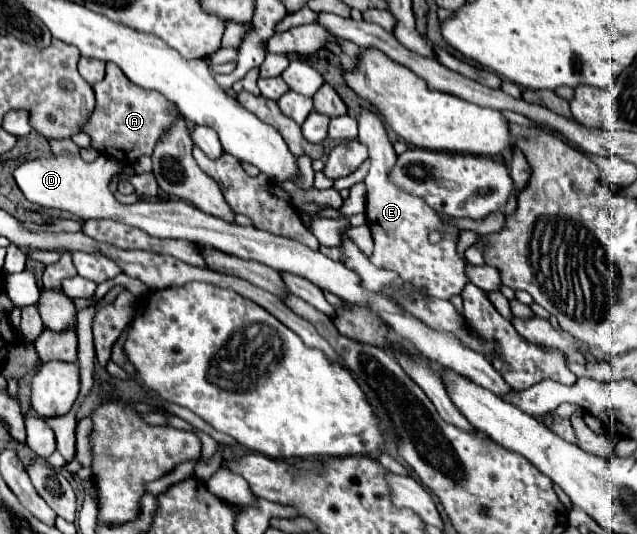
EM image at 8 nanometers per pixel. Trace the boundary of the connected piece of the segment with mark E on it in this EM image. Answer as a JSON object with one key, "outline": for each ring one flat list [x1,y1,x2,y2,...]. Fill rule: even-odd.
{"outline":[[361,109,359,139,369,147,369,161,371,161,369,175,365,177,365,185,367,185,365,217,375,241,375,251,371,255,371,261,377,267,397,271,399,273,399,279,395,281,397,285,409,281,417,287,425,287,429,295,441,297,441,299,459,295,467,283,467,277,463,273,465,261,457,257,457,251,455,251,459,229,449,223,443,223,439,215,433,209,429,209,429,205,425,205,425,201,421,201,419,197,403,193,395,185,391,185,387,171,395,165,397,153,387,137,385,123,377,111],[433,229,445,229,445,239,437,245,431,245,427,239,427,233]]}

